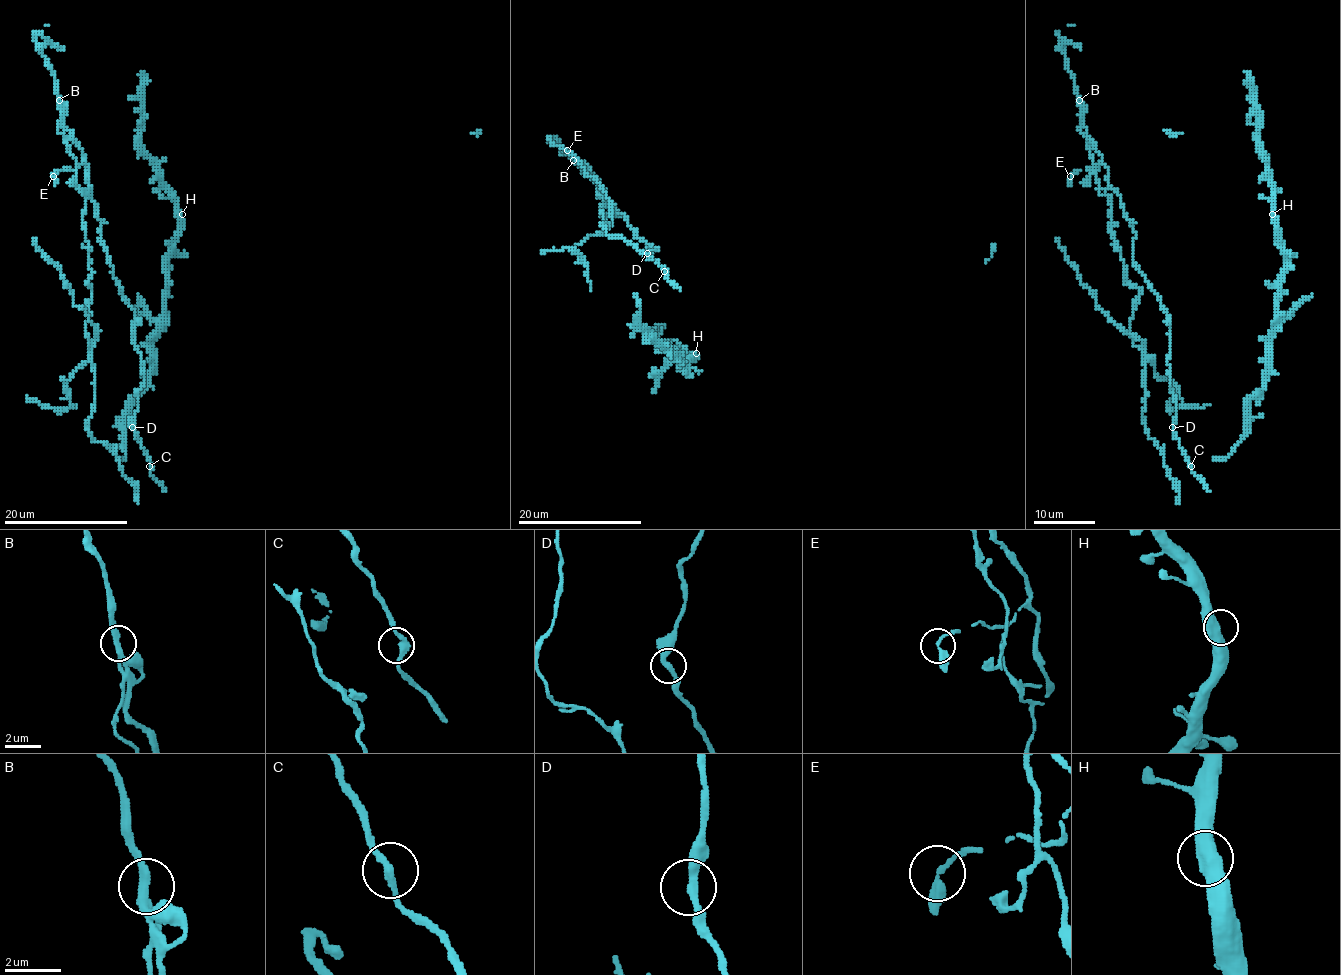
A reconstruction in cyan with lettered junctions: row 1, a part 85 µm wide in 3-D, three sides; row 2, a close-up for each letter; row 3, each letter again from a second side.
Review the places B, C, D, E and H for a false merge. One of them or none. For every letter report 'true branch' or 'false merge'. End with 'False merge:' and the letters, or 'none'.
B: false merge
C: true branch
D: true branch
E: true branch
H: true branch
False merge: B

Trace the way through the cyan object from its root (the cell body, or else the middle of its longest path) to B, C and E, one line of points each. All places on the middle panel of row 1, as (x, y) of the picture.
B: (650, 256), (659, 250), (648, 251), (628, 220), (614, 214), (598, 179), (573, 160)
C: (650, 256), (664, 271)
E: (650, 256), (659, 250), (648, 251), (628, 220), (614, 214), (601, 183), (567, 151)

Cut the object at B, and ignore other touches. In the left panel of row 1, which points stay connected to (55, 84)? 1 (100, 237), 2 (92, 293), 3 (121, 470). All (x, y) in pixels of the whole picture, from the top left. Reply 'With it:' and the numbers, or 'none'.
With it: 1

